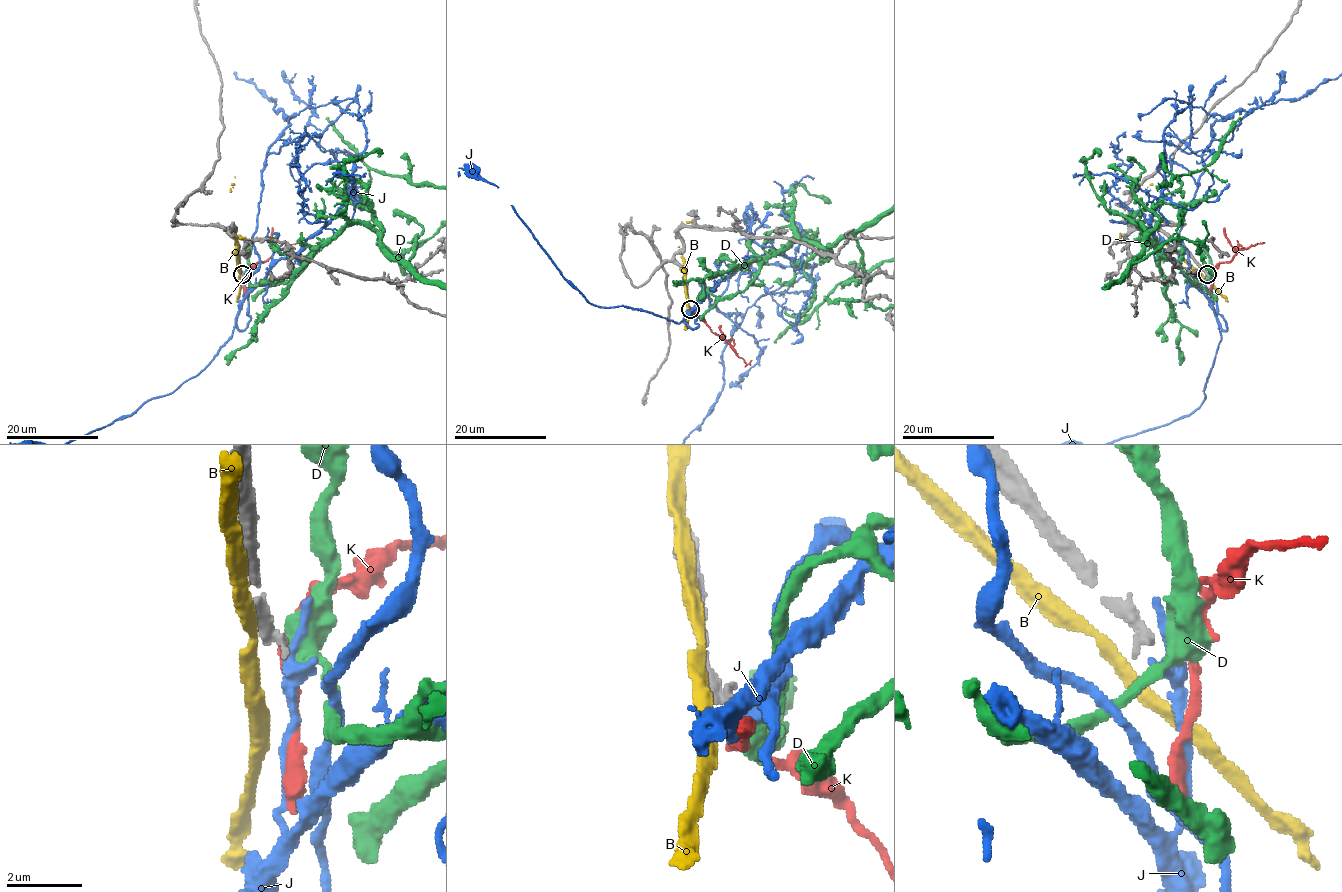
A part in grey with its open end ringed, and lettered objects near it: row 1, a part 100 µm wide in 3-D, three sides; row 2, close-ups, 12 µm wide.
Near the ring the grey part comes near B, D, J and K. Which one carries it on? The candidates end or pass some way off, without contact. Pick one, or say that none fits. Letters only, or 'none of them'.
none of them

